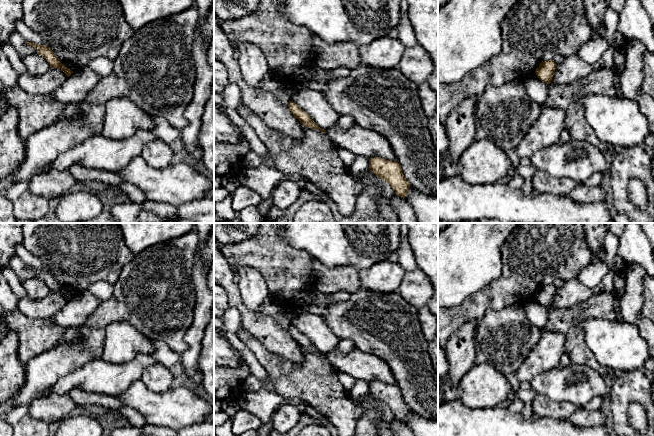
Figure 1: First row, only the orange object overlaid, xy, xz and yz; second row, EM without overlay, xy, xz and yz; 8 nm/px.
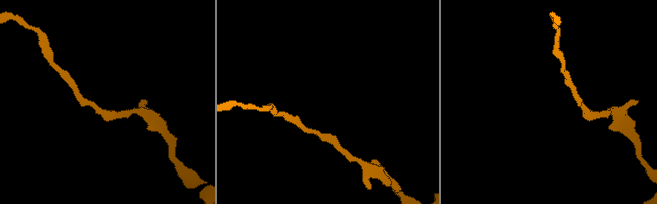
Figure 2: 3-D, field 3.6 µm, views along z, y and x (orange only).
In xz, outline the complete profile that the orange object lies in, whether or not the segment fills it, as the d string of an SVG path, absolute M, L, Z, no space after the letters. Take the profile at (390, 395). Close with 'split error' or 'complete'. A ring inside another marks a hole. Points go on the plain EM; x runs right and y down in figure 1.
M379 381L369 383L369 394L381 404L386 405L395 418L405 422L410 408L403 399L402 392L397 385L390 385Z; complete

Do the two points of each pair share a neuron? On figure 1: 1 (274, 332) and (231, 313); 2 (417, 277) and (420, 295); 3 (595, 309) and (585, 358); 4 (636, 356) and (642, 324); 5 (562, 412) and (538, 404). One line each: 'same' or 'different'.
1: different
2: same
3: same
4: different
5: same

